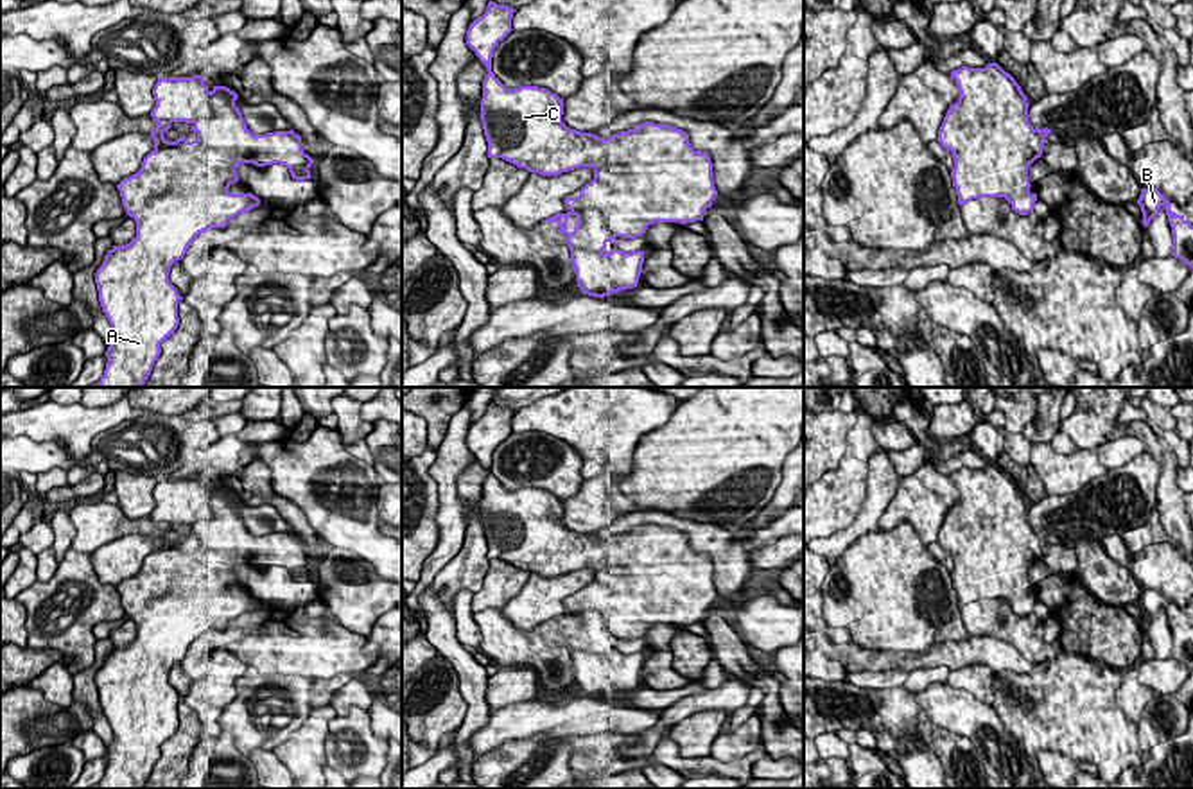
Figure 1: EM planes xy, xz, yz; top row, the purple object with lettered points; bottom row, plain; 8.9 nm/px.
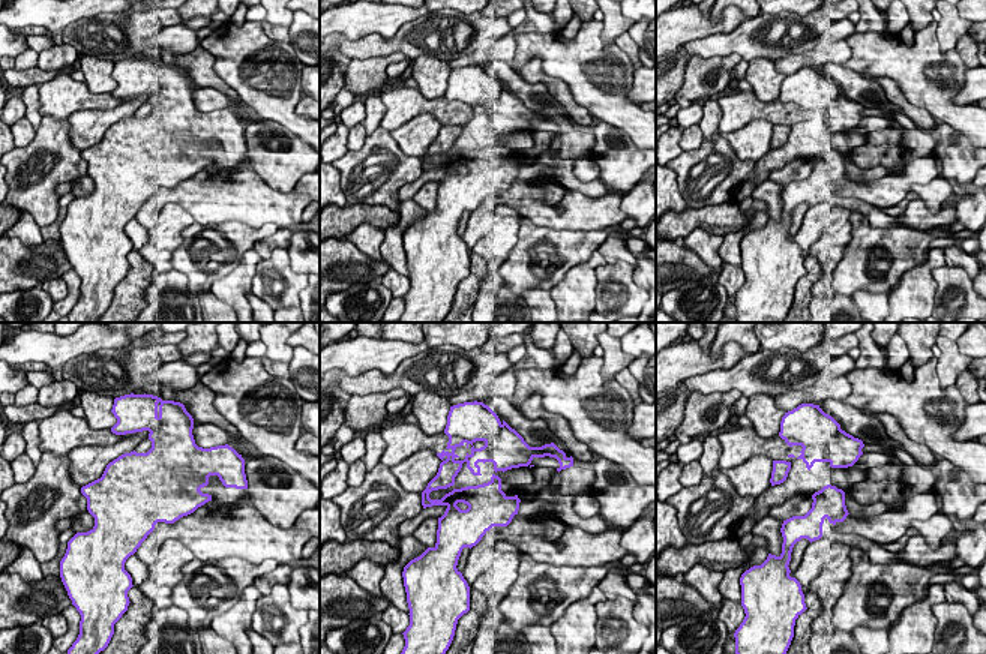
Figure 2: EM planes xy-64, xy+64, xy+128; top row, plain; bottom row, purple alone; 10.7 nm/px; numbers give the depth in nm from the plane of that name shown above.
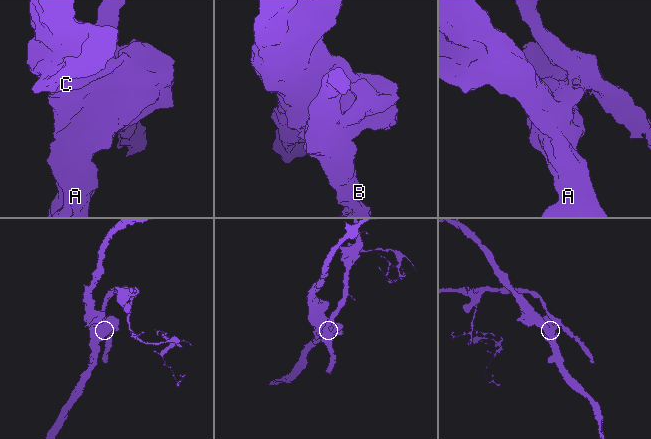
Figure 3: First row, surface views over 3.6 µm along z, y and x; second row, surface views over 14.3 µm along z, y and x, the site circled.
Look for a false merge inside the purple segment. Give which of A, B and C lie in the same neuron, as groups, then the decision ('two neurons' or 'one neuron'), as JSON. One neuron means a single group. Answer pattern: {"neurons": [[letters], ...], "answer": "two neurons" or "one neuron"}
{"neurons": [["A", "C"], ["B"]], "answer": "two neurons"}

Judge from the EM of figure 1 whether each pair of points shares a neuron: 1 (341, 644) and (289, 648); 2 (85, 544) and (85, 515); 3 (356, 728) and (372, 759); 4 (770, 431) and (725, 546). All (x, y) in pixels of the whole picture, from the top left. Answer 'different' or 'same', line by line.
1: same
2: same
3: same
4: different

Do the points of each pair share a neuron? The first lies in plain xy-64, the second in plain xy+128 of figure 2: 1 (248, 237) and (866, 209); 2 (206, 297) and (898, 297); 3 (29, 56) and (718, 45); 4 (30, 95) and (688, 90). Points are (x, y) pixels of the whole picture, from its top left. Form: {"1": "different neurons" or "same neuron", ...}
{"1": "different neurons", "2": "different neurons", "3": "different neurons", "4": "different neurons"}

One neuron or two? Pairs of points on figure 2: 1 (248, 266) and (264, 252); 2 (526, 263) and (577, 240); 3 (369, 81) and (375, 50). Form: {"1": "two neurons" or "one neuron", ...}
{"1": "two neurons", "2": "one neuron", "3": "two neurons"}

